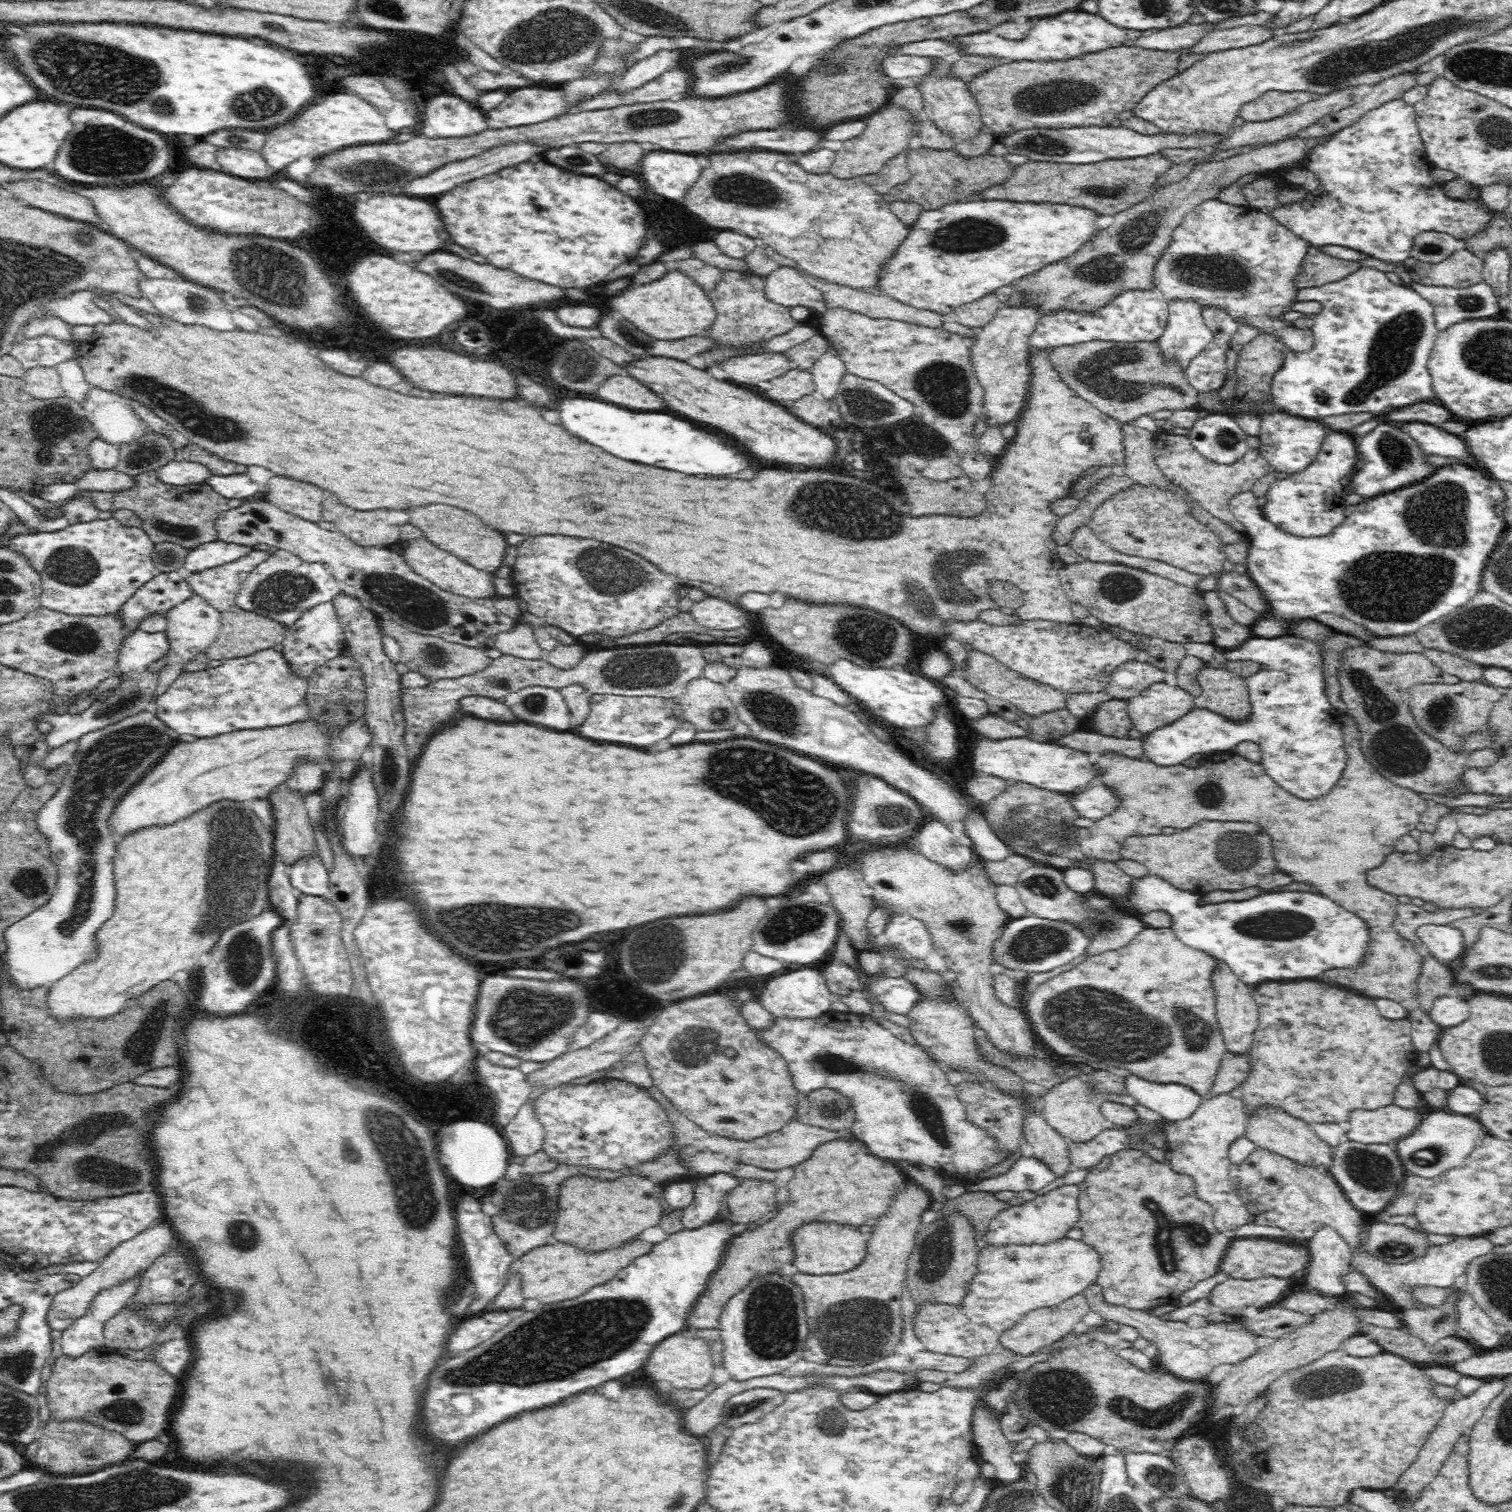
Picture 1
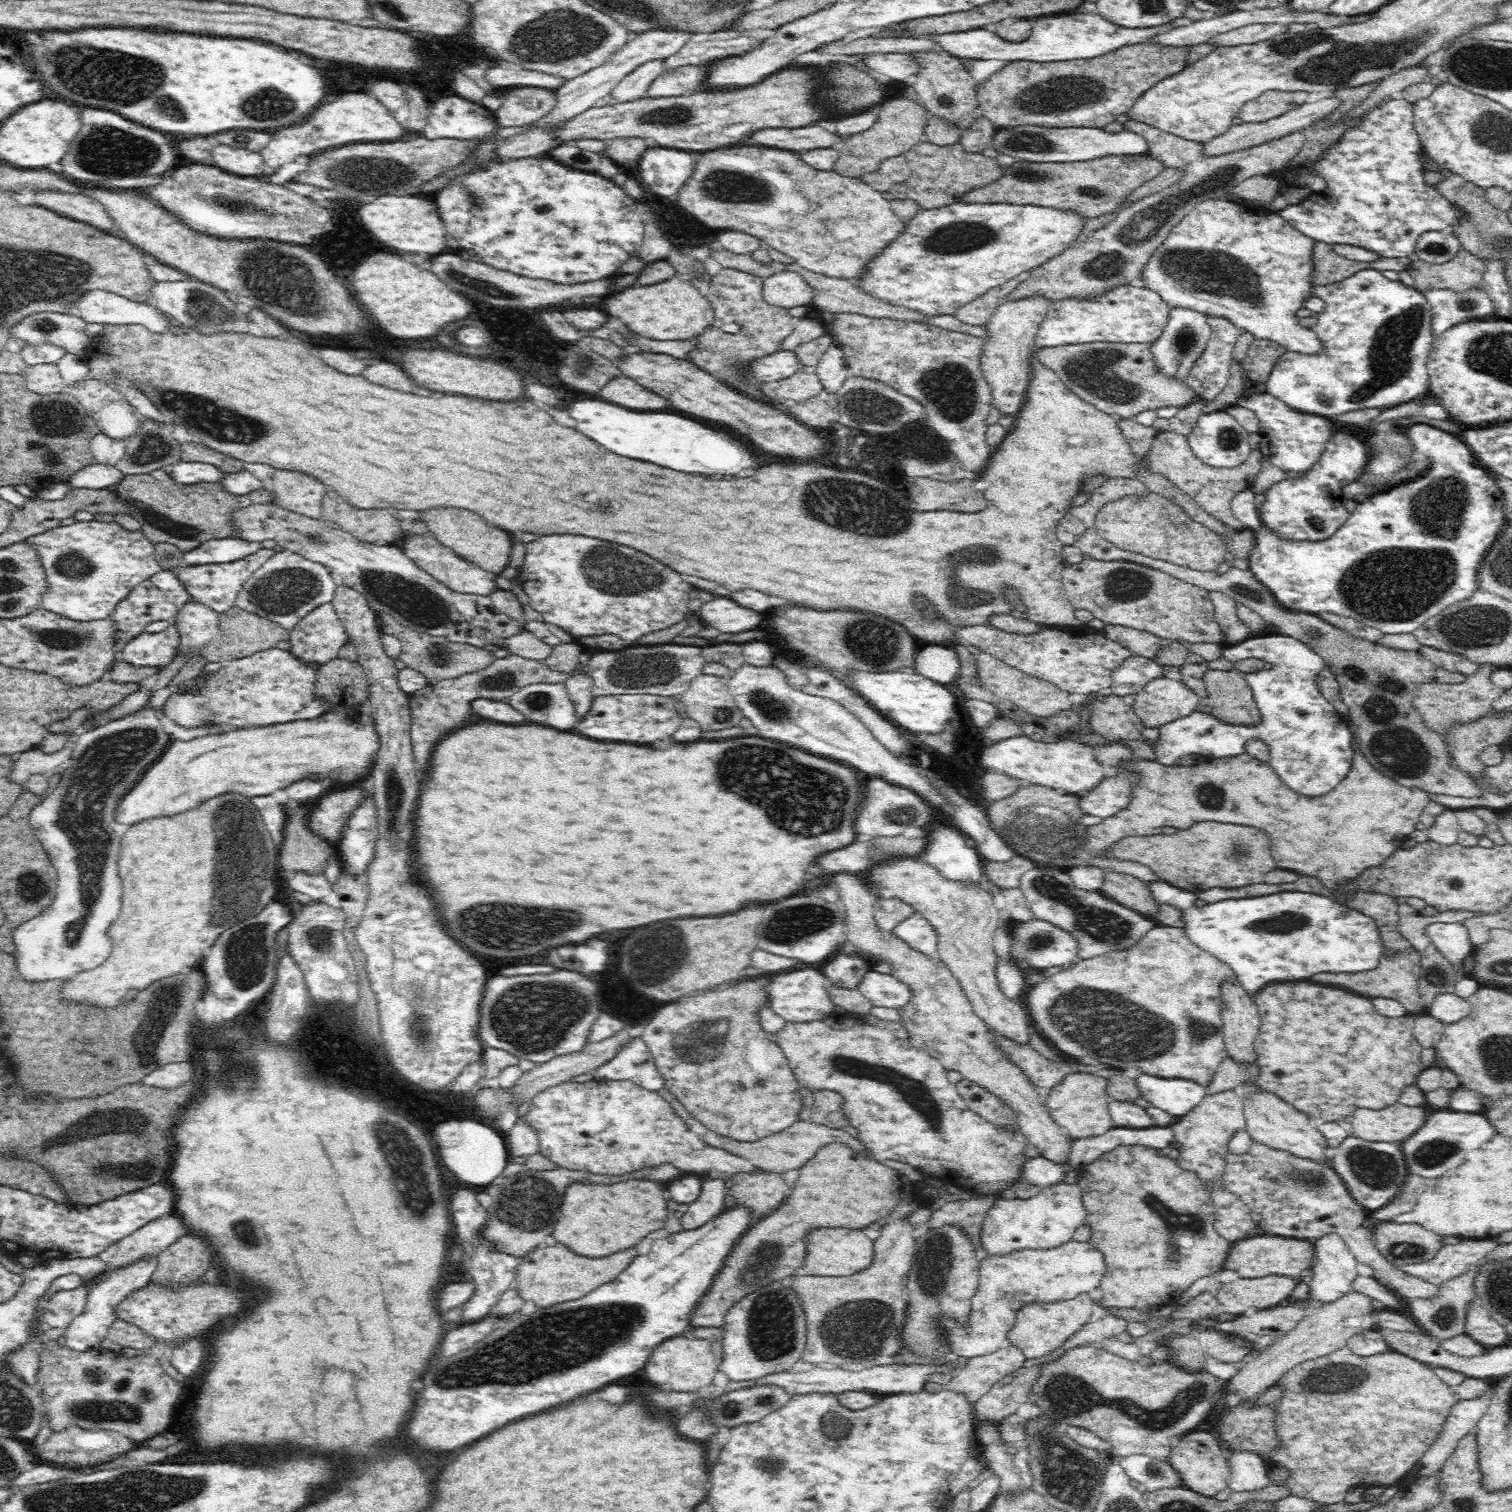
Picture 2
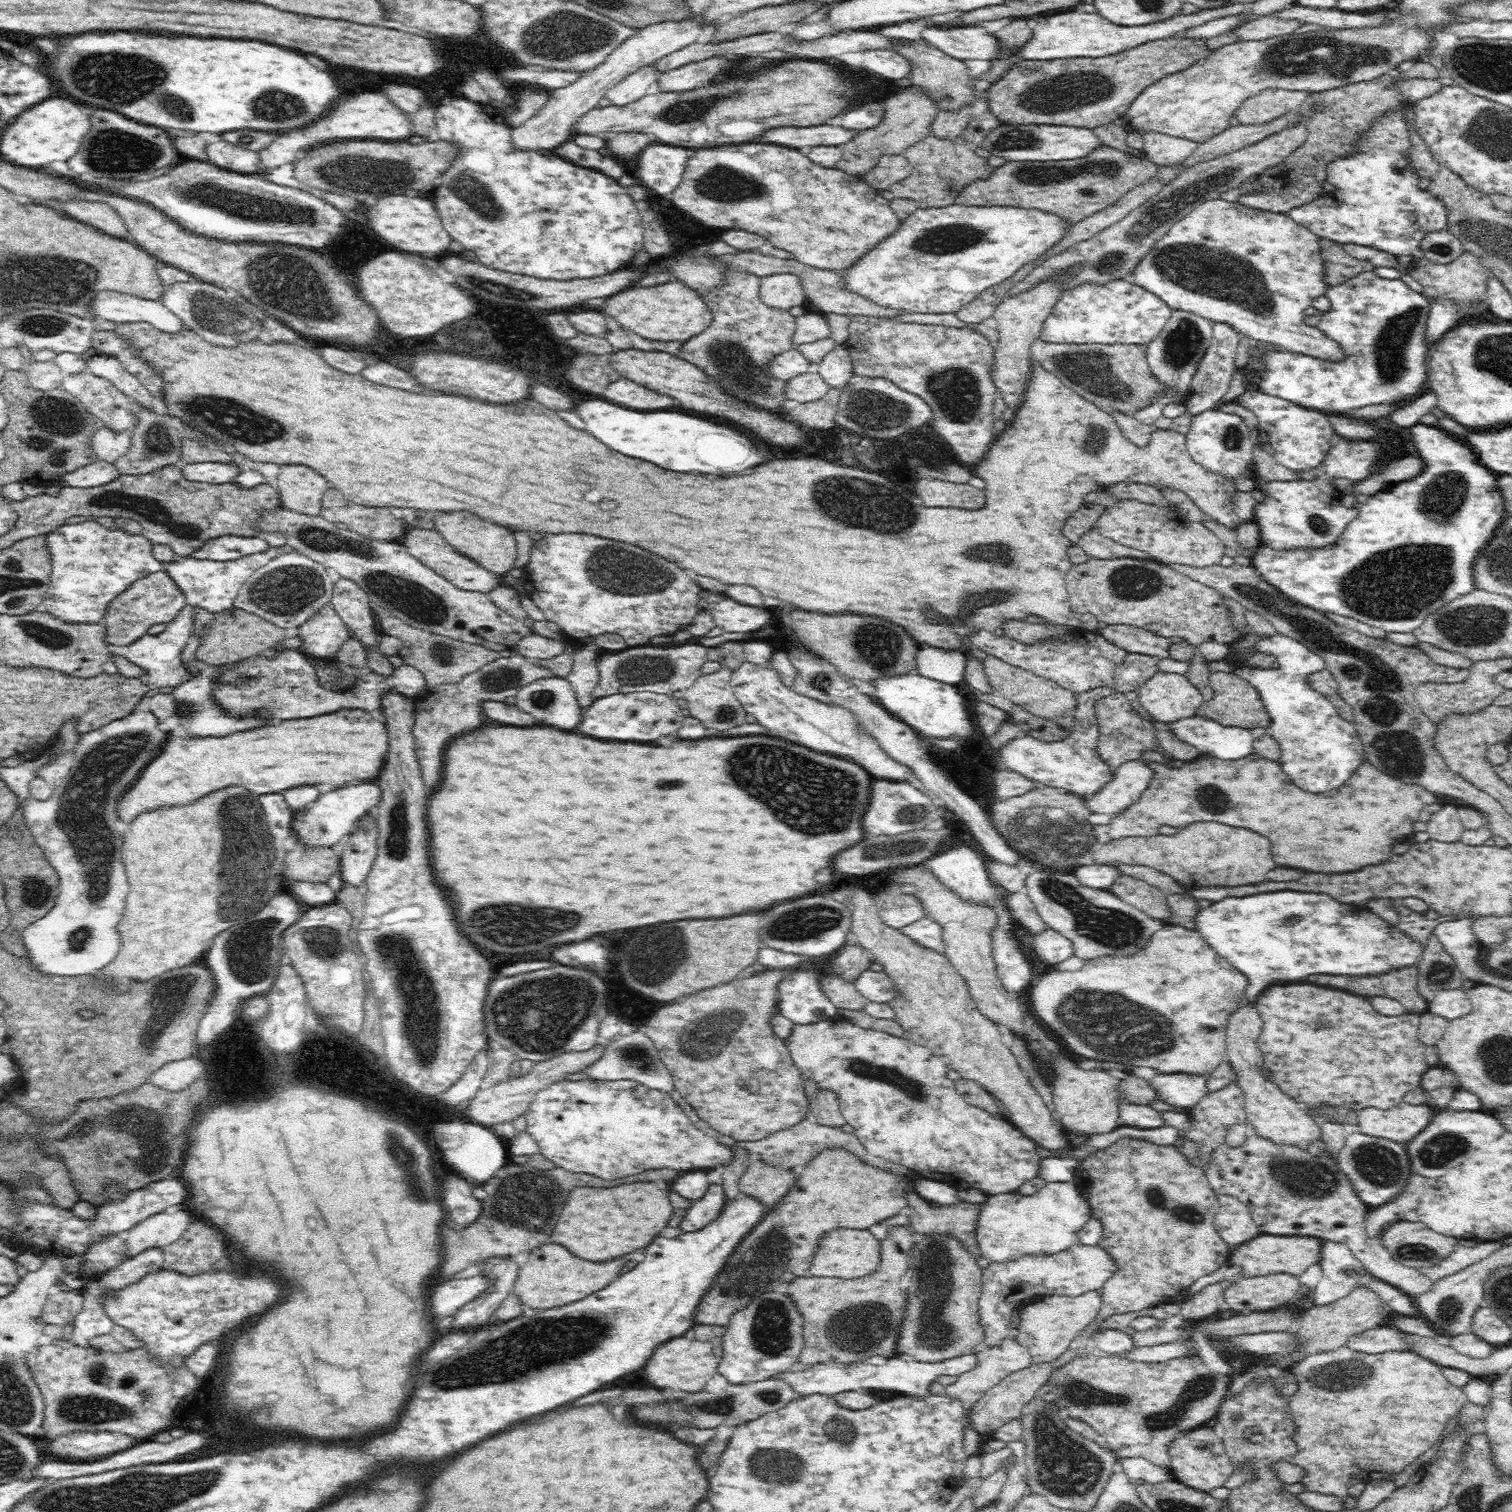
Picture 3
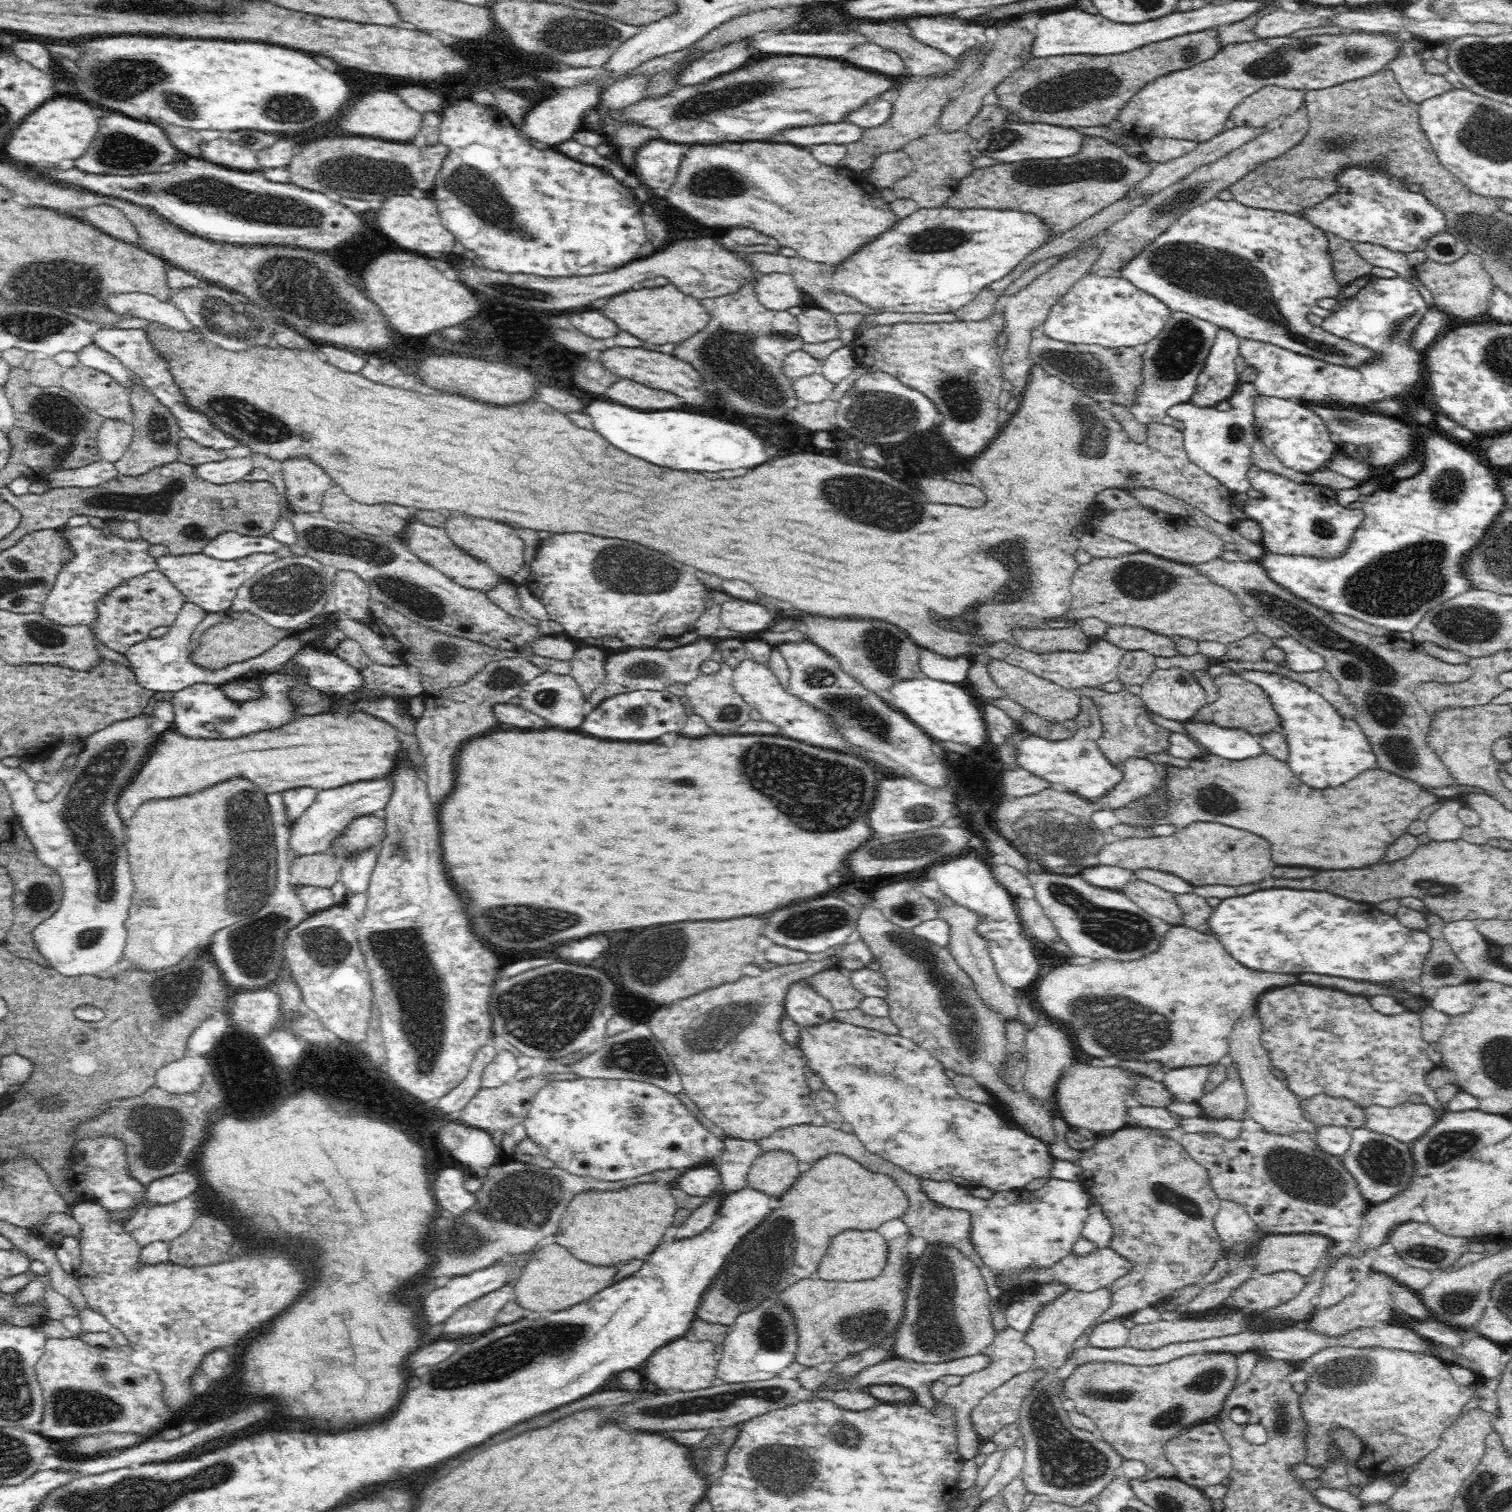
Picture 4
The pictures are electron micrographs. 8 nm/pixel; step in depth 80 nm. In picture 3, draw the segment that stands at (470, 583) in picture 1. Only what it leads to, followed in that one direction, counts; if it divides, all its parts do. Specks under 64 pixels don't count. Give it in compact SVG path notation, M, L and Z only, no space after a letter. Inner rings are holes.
M408 528L405 532L403 545L410 556L419 560L424 566L438 574L438 576L451 582L458 590L486 594L502 584L501 575L482 568L477 562L454 550L454 548L443 541L443 538L434 529Z

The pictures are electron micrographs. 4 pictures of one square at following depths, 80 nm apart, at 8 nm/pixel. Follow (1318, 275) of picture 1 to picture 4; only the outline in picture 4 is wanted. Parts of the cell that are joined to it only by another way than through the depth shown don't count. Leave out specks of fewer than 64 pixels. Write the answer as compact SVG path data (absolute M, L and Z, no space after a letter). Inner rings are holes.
M1328 236L1328 251L1333 261L1334 279L1340 285L1346 285L1356 278L1368 275L1373 267L1354 252L1354 242Z

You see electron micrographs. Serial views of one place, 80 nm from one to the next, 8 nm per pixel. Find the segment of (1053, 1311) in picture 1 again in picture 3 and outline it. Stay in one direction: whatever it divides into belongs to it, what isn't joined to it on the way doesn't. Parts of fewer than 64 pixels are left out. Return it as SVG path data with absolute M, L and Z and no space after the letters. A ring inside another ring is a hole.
M1090 1291L1077 1297L1043 1297L1025 1304L1017 1316L1014 1333L1016 1342L1027 1348L1034 1363L1052 1362L1059 1358L1070 1342L1088 1324L1092 1324L1101 1307L1101 1295Z

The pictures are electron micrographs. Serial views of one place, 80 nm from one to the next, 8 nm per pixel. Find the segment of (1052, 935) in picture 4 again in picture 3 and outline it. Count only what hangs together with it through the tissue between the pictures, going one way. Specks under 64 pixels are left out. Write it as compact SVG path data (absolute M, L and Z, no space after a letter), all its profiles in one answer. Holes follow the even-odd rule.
M1004 892L1002 901L1011 918L1022 923L1030 932L1038 933L1046 928L1045 922L1035 912L1034 905L1027 894Z

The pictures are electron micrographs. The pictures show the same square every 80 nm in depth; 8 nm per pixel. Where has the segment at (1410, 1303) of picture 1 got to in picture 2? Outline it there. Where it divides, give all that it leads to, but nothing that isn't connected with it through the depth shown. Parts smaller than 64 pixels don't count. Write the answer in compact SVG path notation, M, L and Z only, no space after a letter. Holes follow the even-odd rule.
M1494 1238L1465 1239L1458 1244L1444 1244L1432 1258L1419 1263L1403 1263L1397 1267L1400 1272L1440 1286L1448 1280L1466 1273L1478 1265L1489 1252L1498 1246Z

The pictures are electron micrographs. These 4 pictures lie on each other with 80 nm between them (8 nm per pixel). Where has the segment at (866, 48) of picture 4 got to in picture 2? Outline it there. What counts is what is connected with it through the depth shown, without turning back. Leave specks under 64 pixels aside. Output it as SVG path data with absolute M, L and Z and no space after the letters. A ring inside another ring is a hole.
M870 53L870 69L879 73L882 79L903 81L908 76L920 74L922 65L912 54Z

